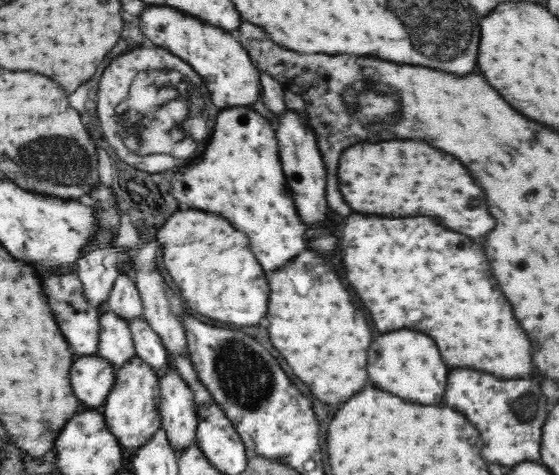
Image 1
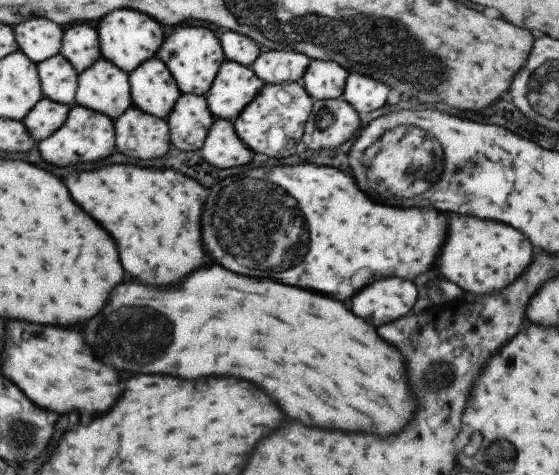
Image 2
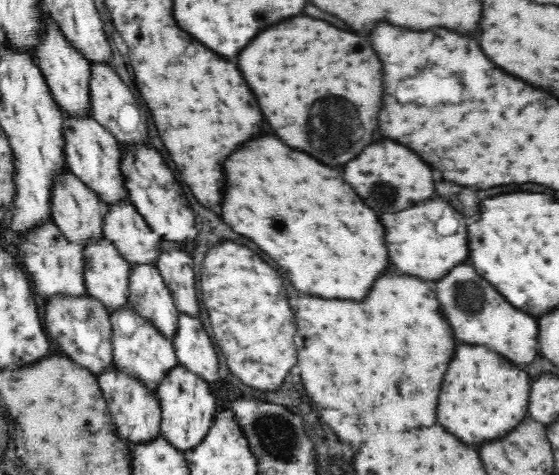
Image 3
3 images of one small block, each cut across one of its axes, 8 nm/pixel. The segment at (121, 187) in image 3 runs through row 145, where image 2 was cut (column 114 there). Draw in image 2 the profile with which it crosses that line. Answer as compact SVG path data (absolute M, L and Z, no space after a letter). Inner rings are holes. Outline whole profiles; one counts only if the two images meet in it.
M99 58L87 70L77 75L74 103L93 112L104 114L111 120L119 118L132 105L127 73L119 70L119 67L108 60Z

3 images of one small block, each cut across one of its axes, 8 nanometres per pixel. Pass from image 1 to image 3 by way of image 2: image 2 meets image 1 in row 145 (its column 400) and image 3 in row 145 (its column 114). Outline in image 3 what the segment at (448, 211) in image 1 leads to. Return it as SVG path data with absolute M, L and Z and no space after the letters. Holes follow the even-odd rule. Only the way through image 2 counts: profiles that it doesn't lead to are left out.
M295 16L258 34L238 56L238 67L256 94L266 122L284 144L314 156L322 164L337 166L354 160L374 140L382 106L382 66L370 40L338 30L324 20Z

